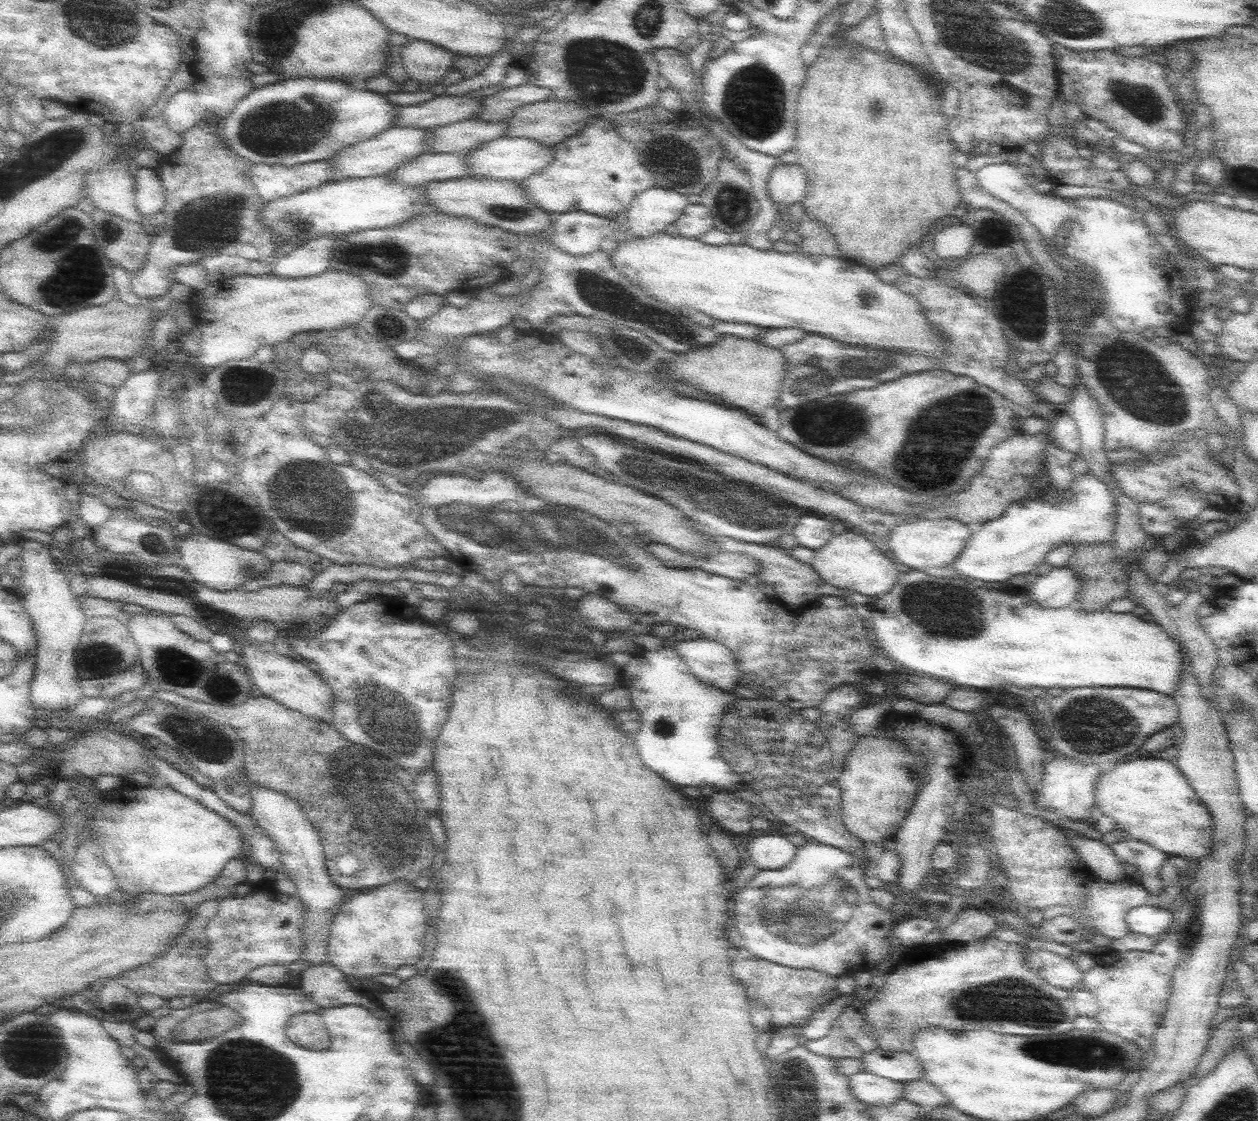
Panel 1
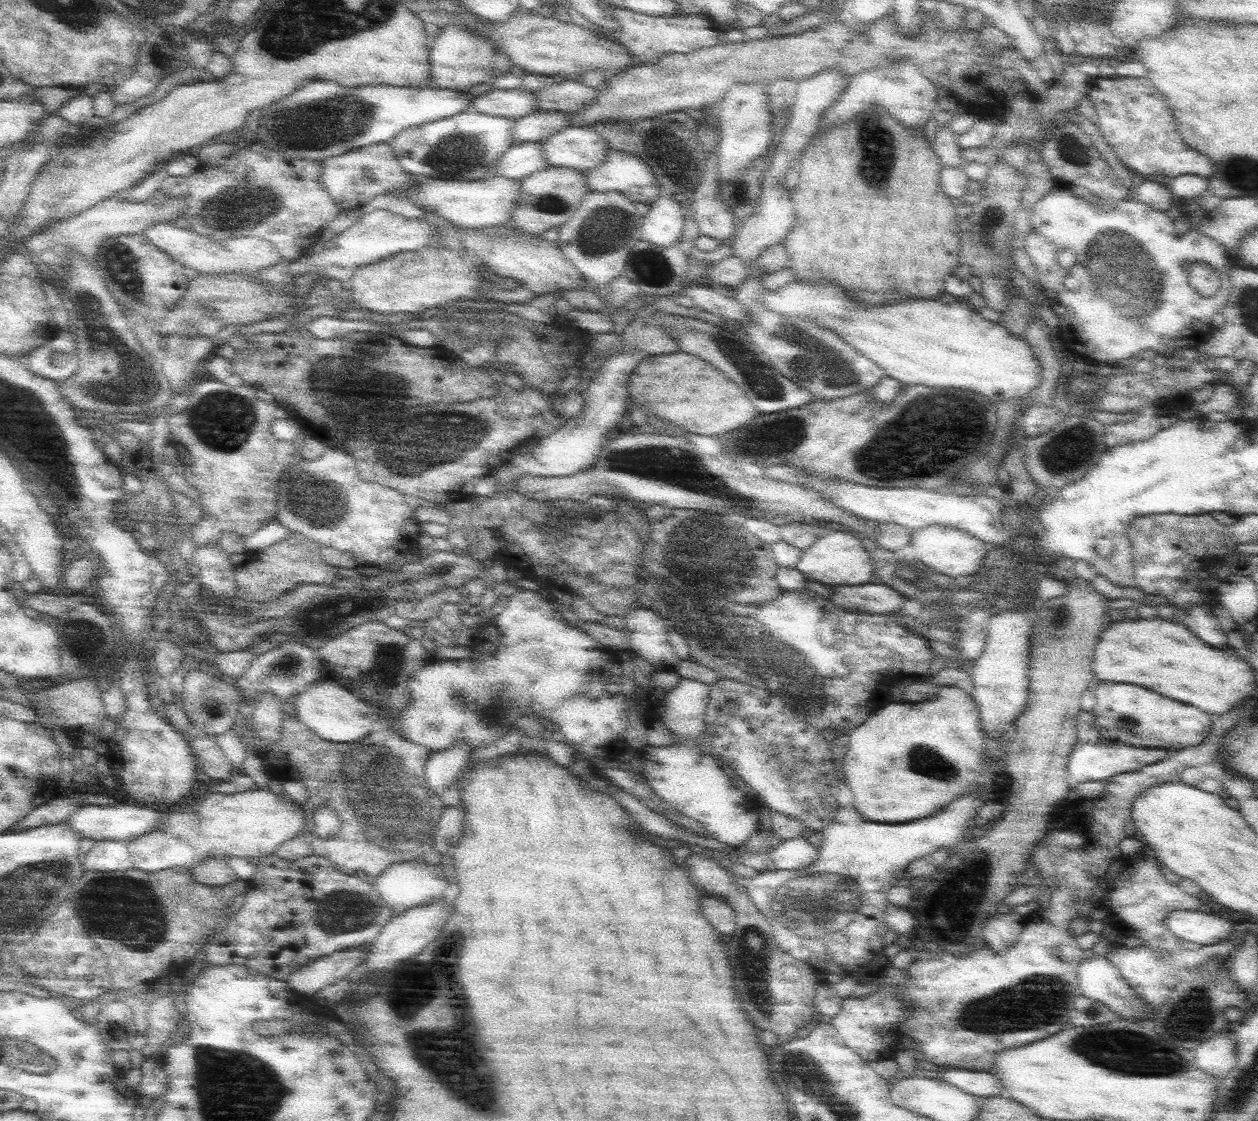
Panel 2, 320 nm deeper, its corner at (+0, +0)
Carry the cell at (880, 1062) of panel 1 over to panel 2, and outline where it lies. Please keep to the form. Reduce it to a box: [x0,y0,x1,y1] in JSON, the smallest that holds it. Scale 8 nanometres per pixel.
[930,1067,1004,1099]

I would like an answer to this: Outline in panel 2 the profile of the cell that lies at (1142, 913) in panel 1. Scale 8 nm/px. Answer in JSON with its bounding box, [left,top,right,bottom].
[1166,910,1238,946]

